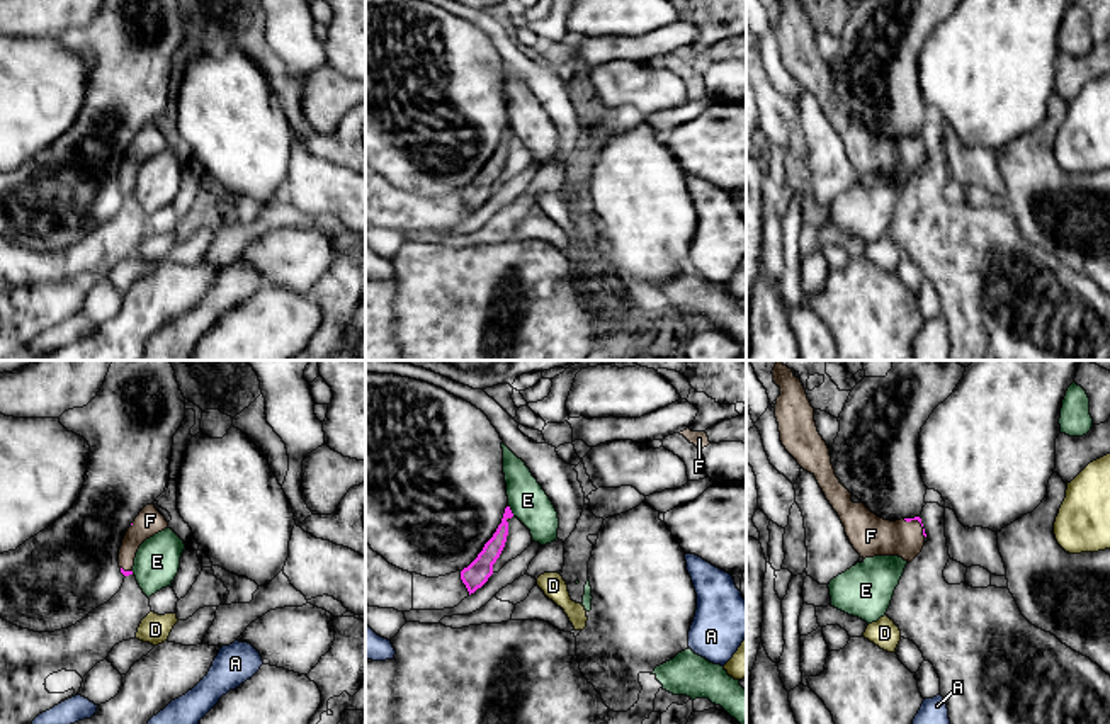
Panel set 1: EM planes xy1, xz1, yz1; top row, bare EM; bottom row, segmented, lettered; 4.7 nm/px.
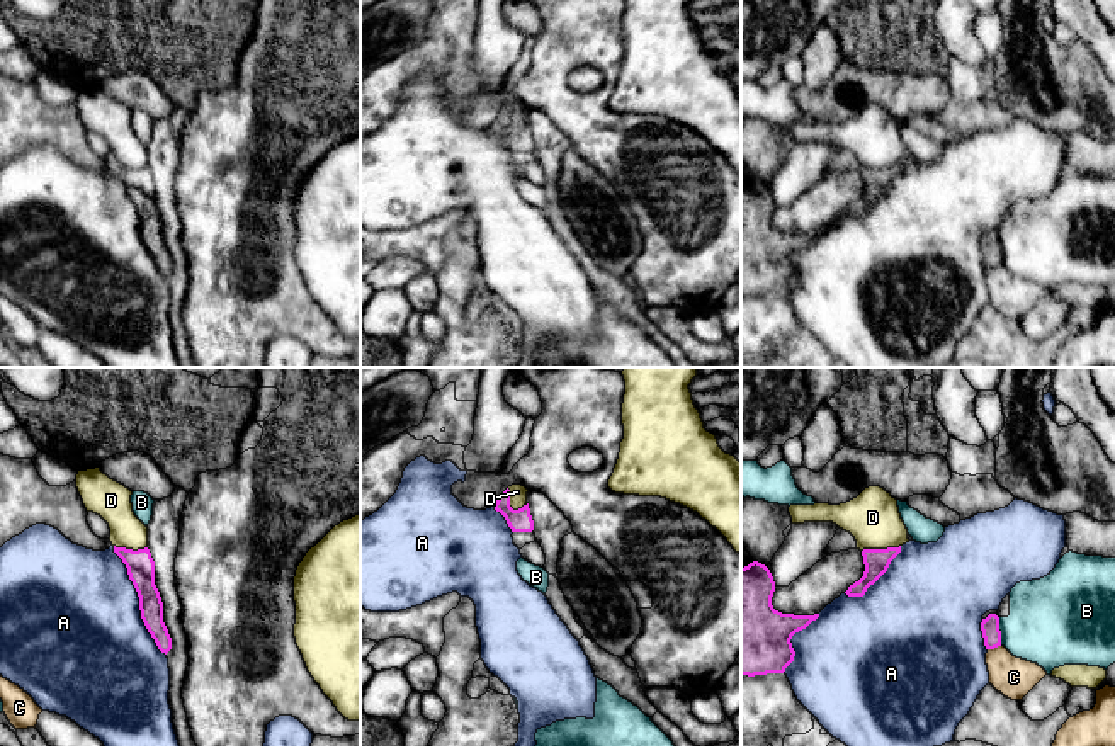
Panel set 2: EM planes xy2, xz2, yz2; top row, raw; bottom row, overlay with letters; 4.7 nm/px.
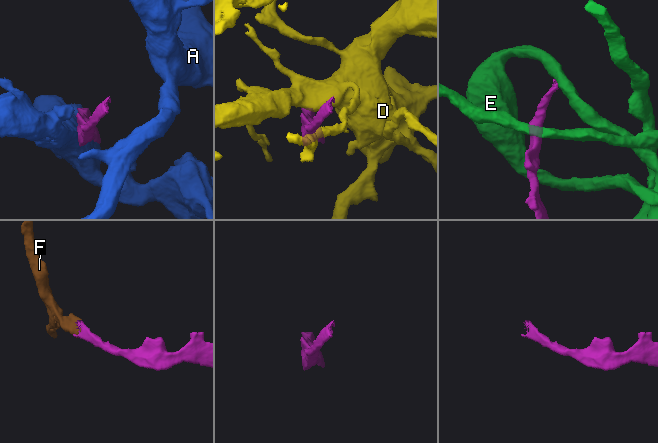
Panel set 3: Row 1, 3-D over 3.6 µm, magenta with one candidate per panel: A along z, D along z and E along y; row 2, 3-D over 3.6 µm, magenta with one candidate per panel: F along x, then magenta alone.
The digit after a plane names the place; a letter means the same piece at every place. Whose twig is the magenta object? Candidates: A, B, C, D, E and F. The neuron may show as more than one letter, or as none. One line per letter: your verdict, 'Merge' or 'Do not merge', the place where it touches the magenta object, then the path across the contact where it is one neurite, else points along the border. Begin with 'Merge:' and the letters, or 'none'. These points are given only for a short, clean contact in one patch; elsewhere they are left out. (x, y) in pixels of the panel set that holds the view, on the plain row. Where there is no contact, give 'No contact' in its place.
Merge: F
A: Do not merge. Touches magenta at xy2 (140, 220)
B: Do not merge. Touches magenta at yz2 (1000, 250). Boundary: yz2 (998, 237), (1001, 264)
C: Do not merge. Touches magenta at yz2 (993, 267)
D: Do not merge. Touches magenta at yz2 (881, 169). Boundary: yz2 (899, 164), (862, 170)
E: Do not merge. Touches magenta at xz1 (510, 130). Boundary: xz1 (509, 124), (514, 135)
F: Merge. Touches magenta at yz1 (918, 140). Path across: yz1 (918, 138), (918, 140), (903, 155), (871, 155)

